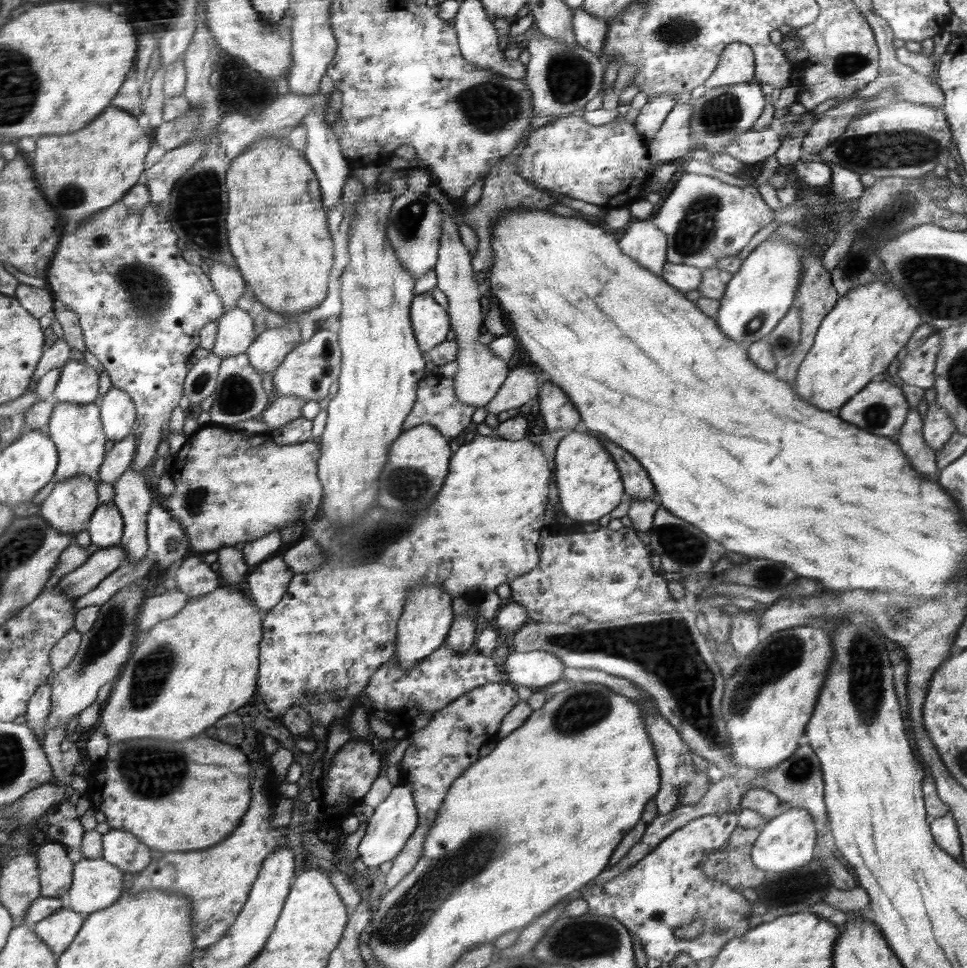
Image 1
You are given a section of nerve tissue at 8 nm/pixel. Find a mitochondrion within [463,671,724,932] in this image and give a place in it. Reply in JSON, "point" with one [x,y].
{"point":[581,710]}

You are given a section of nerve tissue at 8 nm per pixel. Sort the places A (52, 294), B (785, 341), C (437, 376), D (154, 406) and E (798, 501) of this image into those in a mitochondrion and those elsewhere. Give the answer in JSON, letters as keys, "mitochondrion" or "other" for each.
{"A":"other","B":"mitochondrion","C":"other","D":"other","E":"other"}

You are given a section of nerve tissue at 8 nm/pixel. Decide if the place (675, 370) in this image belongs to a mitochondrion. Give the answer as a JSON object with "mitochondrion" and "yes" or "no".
{"mitochondrion":"no"}

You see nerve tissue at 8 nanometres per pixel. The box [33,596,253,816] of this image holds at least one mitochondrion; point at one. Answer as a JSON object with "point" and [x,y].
{"point":[152,770]}

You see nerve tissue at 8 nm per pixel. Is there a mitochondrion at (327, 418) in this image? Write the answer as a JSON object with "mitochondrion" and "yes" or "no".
{"mitochondrion":"no"}

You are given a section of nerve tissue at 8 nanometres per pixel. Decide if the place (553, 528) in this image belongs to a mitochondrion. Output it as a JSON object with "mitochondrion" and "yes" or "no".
{"mitochondrion":"no"}

